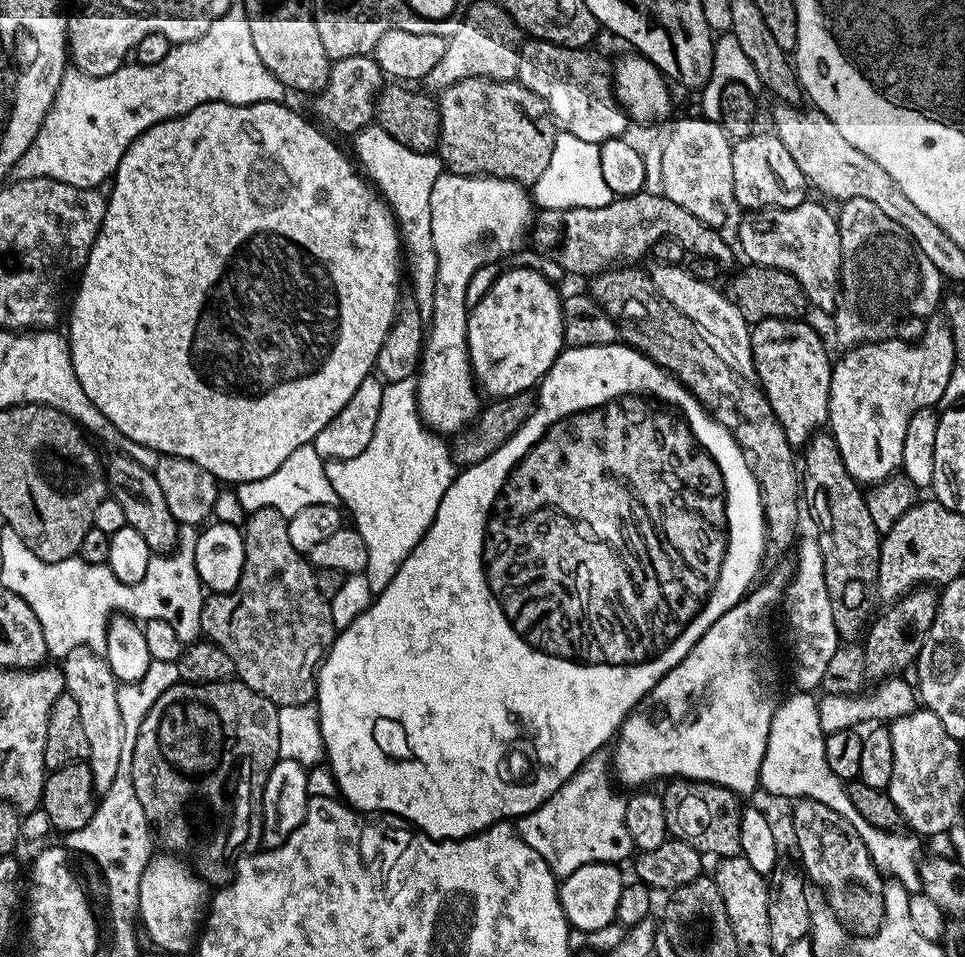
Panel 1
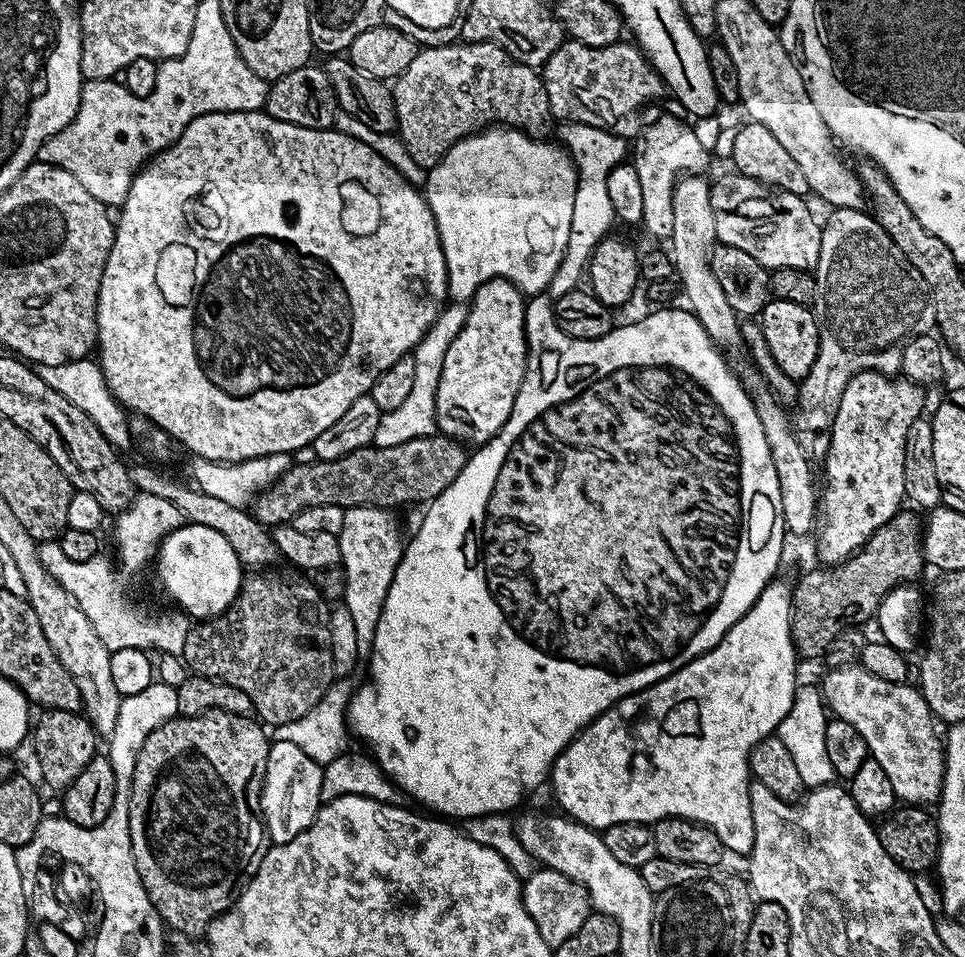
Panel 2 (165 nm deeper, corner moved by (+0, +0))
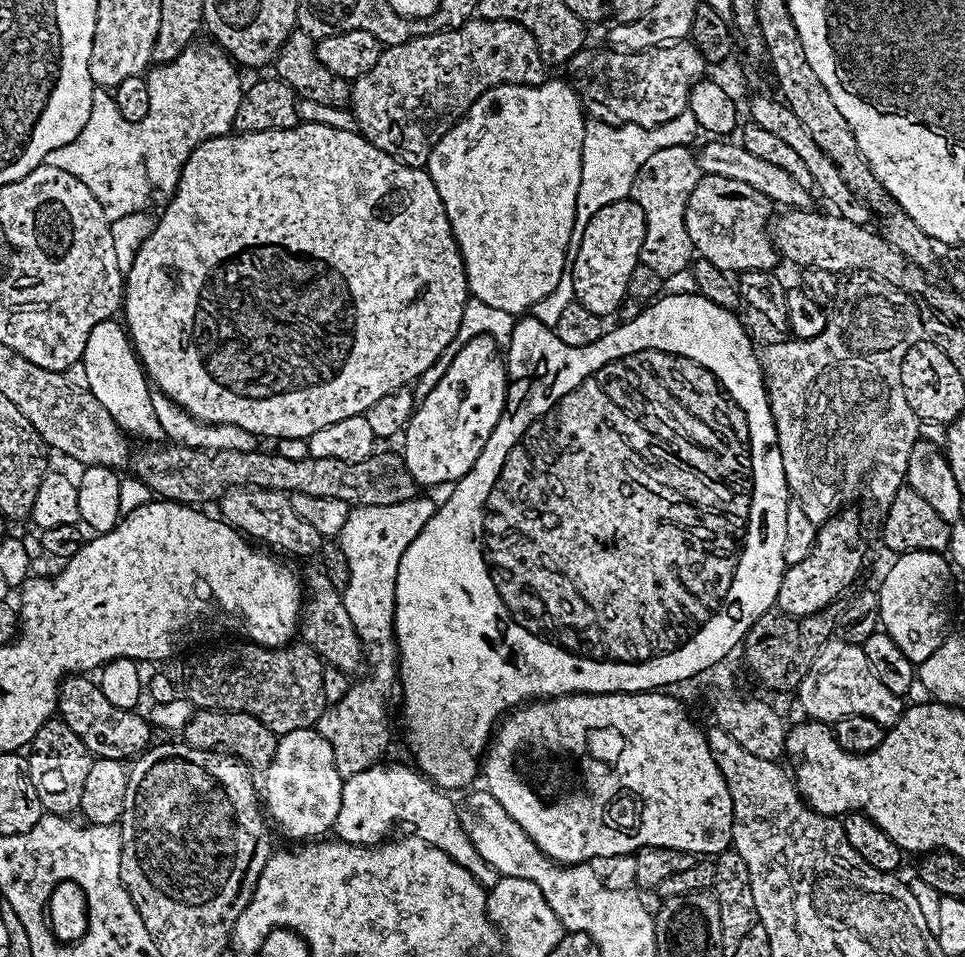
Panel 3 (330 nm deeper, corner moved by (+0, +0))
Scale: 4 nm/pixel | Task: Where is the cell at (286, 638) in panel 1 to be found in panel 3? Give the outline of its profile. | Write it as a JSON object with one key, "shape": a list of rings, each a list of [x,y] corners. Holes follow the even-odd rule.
{"shape":[[[251,642],[232,643],[236,644],[206,653],[189,670],[186,699],[193,709],[245,712],[258,718],[277,737],[290,734],[290,730],[311,728],[319,722],[326,707],[326,665],[313,648],[303,642],[289,642],[282,648],[263,648]]]}

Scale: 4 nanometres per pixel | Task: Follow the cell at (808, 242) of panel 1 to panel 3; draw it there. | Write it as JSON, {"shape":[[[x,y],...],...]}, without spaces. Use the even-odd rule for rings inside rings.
{"shape":[[[704,174],[686,202],[684,221],[686,234],[690,234],[690,242],[699,259],[714,262],[723,272],[739,274],[771,272],[777,267],[778,253],[768,229],[773,216],[772,200],[754,190],[754,186],[734,182],[734,178]]]}

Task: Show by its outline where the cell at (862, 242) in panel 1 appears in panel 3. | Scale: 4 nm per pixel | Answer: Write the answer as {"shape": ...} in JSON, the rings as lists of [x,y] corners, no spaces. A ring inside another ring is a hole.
{"shape":[[[884,286],[881,289],[881,292],[876,292],[873,296],[860,296],[857,300],[850,301],[848,312],[842,313],[841,316],[833,315],[822,330],[822,334],[818,334],[813,340],[796,340],[791,342],[792,344],[787,344],[784,338],[780,338],[773,348],[761,347],[758,352],[760,367],[764,370],[764,386],[768,389],[768,405],[776,427],[776,444],[782,454],[782,470],[788,483],[788,491],[791,499],[800,503],[806,518],[810,518],[810,522],[817,526],[831,520],[845,506],[851,505],[848,503],[858,499],[864,487],[868,487],[873,502],[880,504],[881,509],[887,510],[890,502],[894,502],[894,494],[898,494],[898,490],[905,487],[910,450],[914,450],[917,440],[922,436],[921,421],[917,420],[914,410],[910,410],[910,402],[906,402],[906,394],[902,390],[902,358],[906,358],[906,350],[910,350],[910,346],[925,339],[920,305],[909,293],[901,292],[899,288]]]}

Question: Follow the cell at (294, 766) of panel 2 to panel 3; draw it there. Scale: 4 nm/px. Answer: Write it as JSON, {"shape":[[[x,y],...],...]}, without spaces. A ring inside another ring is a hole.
{"shape":[[[315,727],[290,730],[290,734],[279,737],[274,758],[263,769],[262,776],[263,807],[271,823],[275,827],[277,824],[292,839],[289,841],[308,842],[335,829],[344,780],[338,774],[330,742],[326,742]]]}

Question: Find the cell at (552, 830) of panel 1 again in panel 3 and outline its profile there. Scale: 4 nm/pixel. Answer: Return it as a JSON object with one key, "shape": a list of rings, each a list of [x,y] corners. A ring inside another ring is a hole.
{"shape":[[[371,764],[362,774],[354,774],[344,780],[342,802],[338,806],[335,835],[348,844],[371,846],[393,835],[395,824],[405,824],[418,838],[432,844],[438,850],[450,854],[454,862],[461,864],[479,884],[491,886],[500,881],[500,873],[478,854],[470,842],[466,830],[460,824],[458,804],[447,791],[441,790],[415,767],[404,764]]]}

